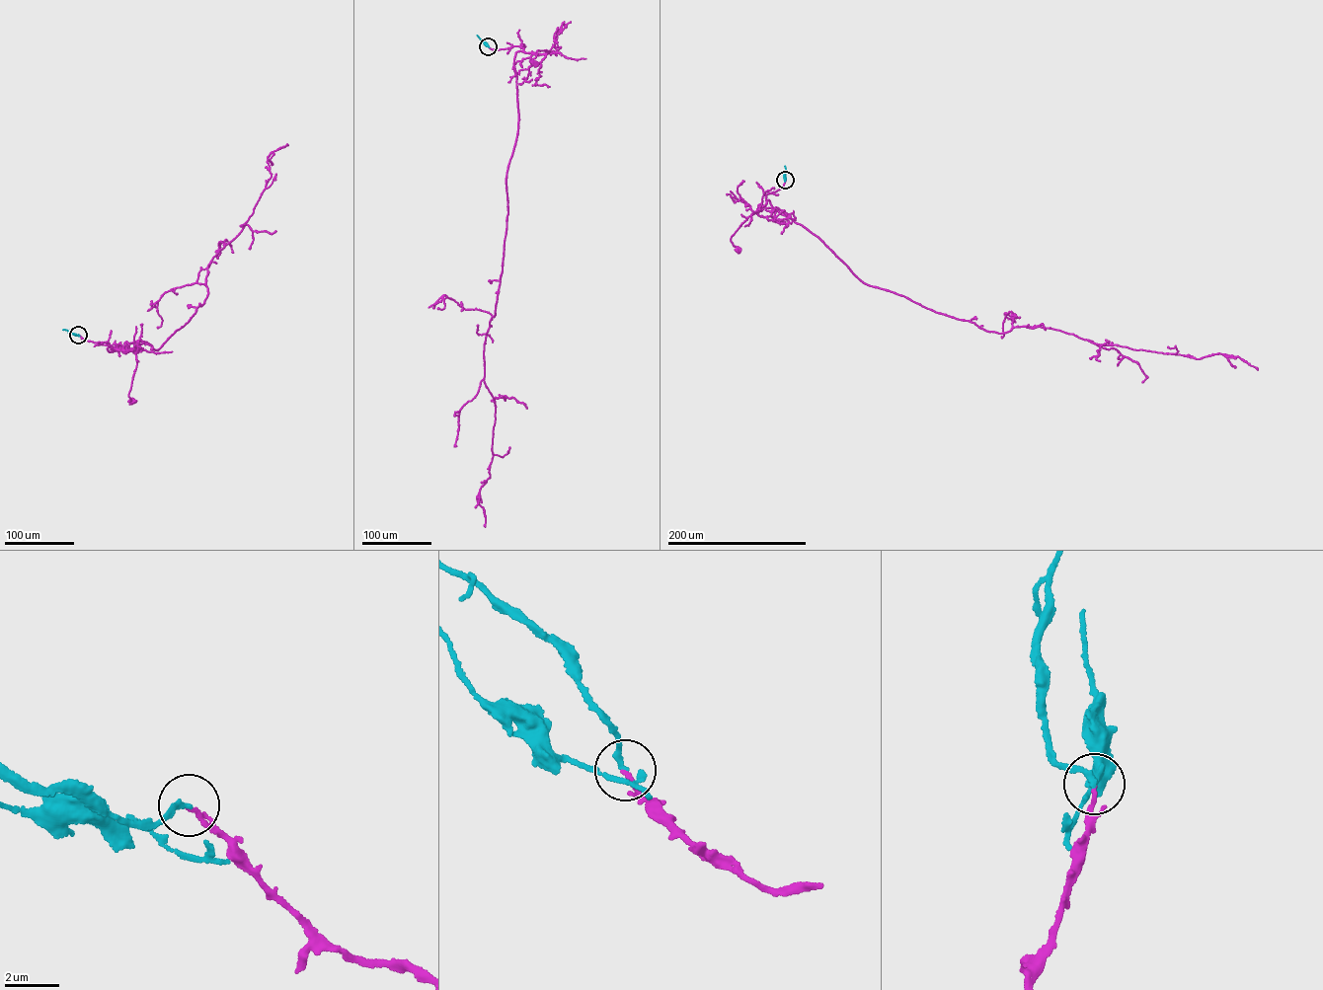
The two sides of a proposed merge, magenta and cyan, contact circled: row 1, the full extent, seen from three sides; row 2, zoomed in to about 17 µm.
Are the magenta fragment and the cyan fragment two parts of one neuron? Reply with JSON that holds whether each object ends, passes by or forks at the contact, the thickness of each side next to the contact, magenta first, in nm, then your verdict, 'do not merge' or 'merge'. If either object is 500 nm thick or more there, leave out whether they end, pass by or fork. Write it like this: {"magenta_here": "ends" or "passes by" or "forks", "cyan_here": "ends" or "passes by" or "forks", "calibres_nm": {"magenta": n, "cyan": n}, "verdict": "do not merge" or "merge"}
{"magenta_here": "passes by", "cyan_here": "ends", "calibres_nm": {"magenta": 110, "cyan": 200}, "verdict": "merge"}

